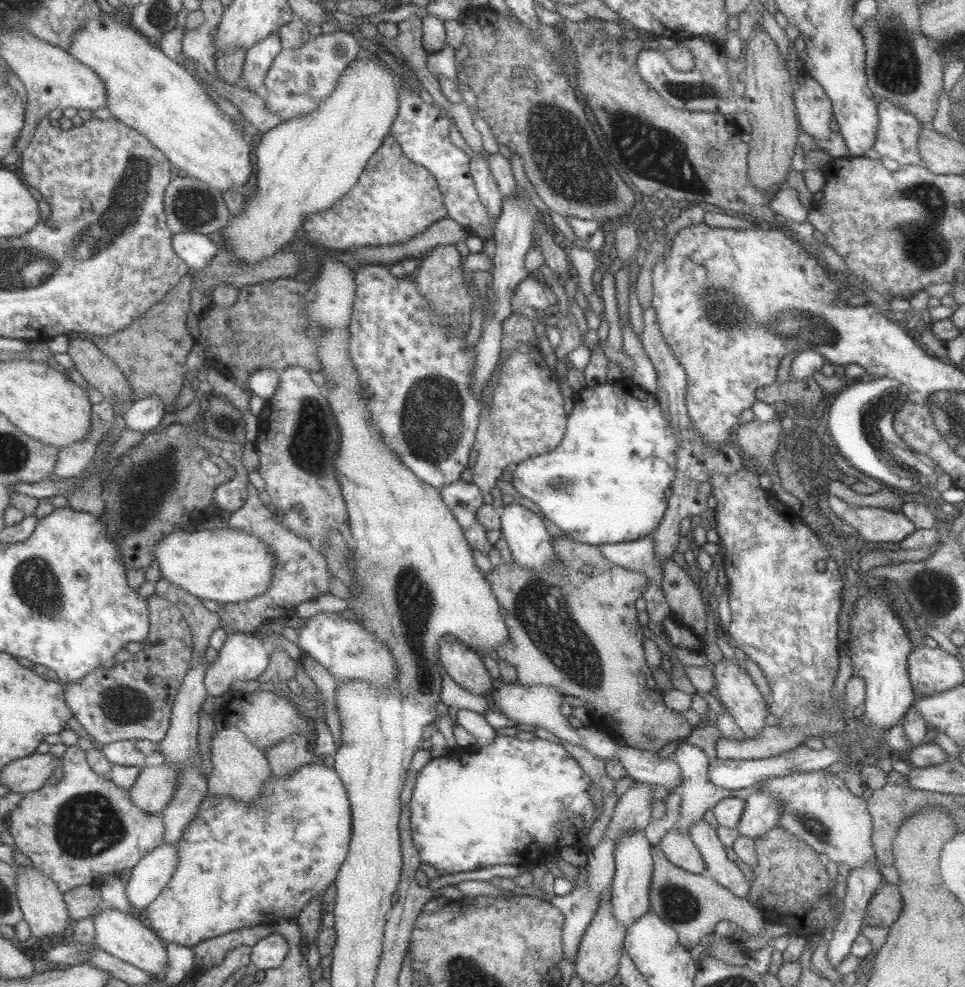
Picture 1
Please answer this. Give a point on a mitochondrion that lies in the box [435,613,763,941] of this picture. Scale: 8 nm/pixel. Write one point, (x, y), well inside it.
(678, 905)

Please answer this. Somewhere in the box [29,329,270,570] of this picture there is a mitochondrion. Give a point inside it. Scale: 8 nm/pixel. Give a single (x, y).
(139, 509)

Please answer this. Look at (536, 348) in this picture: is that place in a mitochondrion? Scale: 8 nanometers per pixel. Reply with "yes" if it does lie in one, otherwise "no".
no

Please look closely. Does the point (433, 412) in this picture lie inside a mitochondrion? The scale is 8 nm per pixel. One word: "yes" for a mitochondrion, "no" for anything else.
yes

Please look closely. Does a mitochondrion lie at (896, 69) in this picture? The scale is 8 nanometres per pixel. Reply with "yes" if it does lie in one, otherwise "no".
yes

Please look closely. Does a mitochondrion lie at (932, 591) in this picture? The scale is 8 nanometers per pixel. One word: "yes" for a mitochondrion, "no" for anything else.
yes

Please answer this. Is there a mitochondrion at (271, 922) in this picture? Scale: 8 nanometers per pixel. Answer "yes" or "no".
no

